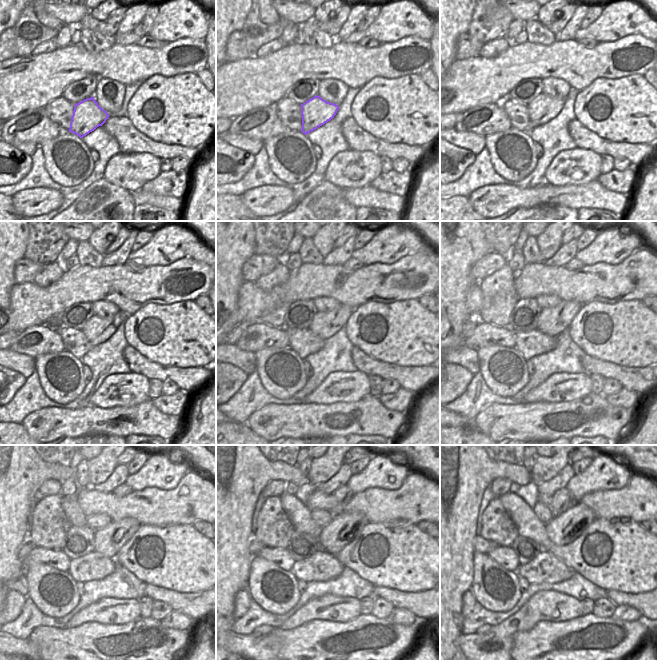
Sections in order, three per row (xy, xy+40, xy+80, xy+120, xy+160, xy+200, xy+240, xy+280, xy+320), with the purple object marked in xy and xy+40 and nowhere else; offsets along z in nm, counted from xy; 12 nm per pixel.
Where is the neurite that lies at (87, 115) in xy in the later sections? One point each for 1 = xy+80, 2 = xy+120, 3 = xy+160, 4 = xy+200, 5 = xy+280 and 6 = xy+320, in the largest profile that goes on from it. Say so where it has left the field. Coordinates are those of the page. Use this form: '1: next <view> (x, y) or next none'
1: next xy+80 (542, 109)
2: next xy+120 (97, 330)
3: next xy+160 (325, 324)
4: next xy+200 (553, 321)
5: next xy+280 (344, 527)
6: next xy+320 (563, 529)

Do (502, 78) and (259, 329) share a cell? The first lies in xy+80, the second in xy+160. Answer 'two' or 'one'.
two

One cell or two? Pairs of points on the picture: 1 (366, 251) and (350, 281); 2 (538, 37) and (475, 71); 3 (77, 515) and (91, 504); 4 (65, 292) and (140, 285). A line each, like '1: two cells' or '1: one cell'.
1: two cells
2: two cells
3: two cells
4: one cell

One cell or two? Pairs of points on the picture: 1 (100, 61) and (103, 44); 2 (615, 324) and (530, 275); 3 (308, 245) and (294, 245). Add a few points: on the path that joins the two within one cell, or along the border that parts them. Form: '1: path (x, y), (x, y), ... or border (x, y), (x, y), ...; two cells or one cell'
1: border (80, 44), (94, 53), (107, 50), (113, 44); two cells
2: border (605, 302), (586, 302), (582, 305); two cells
3: border (304, 238), (297, 251); two cells

